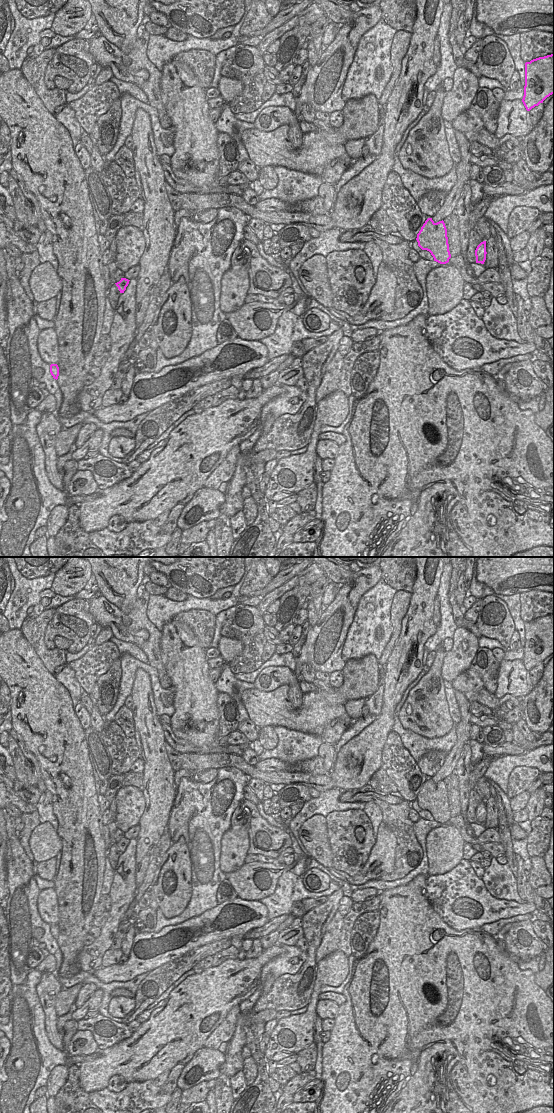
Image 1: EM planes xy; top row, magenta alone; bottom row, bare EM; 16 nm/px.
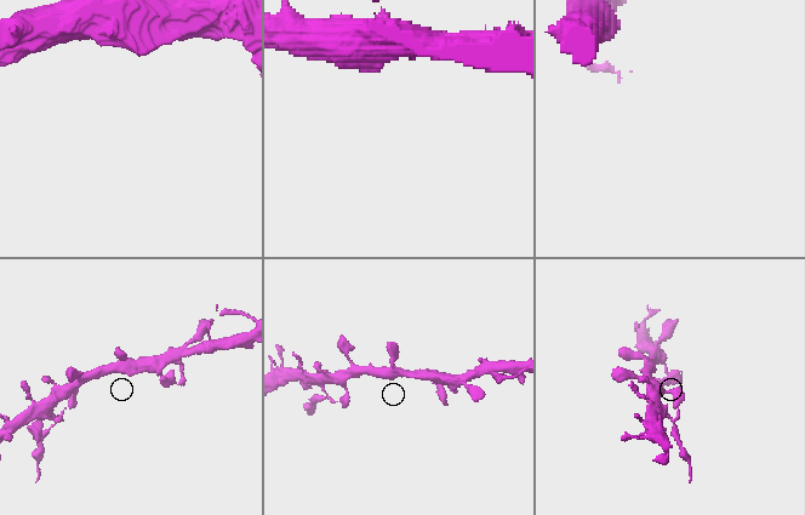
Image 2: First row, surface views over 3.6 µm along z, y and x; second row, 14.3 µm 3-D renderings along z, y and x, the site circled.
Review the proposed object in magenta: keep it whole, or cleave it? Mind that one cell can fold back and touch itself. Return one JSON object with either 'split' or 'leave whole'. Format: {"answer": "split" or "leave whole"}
{"answer": "split"}

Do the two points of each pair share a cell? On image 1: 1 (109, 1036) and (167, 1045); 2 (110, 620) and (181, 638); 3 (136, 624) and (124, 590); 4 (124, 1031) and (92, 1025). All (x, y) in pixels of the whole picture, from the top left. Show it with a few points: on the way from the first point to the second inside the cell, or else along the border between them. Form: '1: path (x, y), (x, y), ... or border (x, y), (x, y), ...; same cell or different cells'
1: border (133, 1032), (128, 1037), (103, 1049); different cells
2: border (160, 632), (161, 657); different cells
3: border (137, 599), (127, 613), (123, 613), (109, 601); different cells
4: path (116, 1031), (105, 1031), (100, 1026); same cell

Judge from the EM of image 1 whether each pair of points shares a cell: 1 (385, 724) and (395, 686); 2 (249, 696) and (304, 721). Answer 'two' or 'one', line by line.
1: one
2: one

